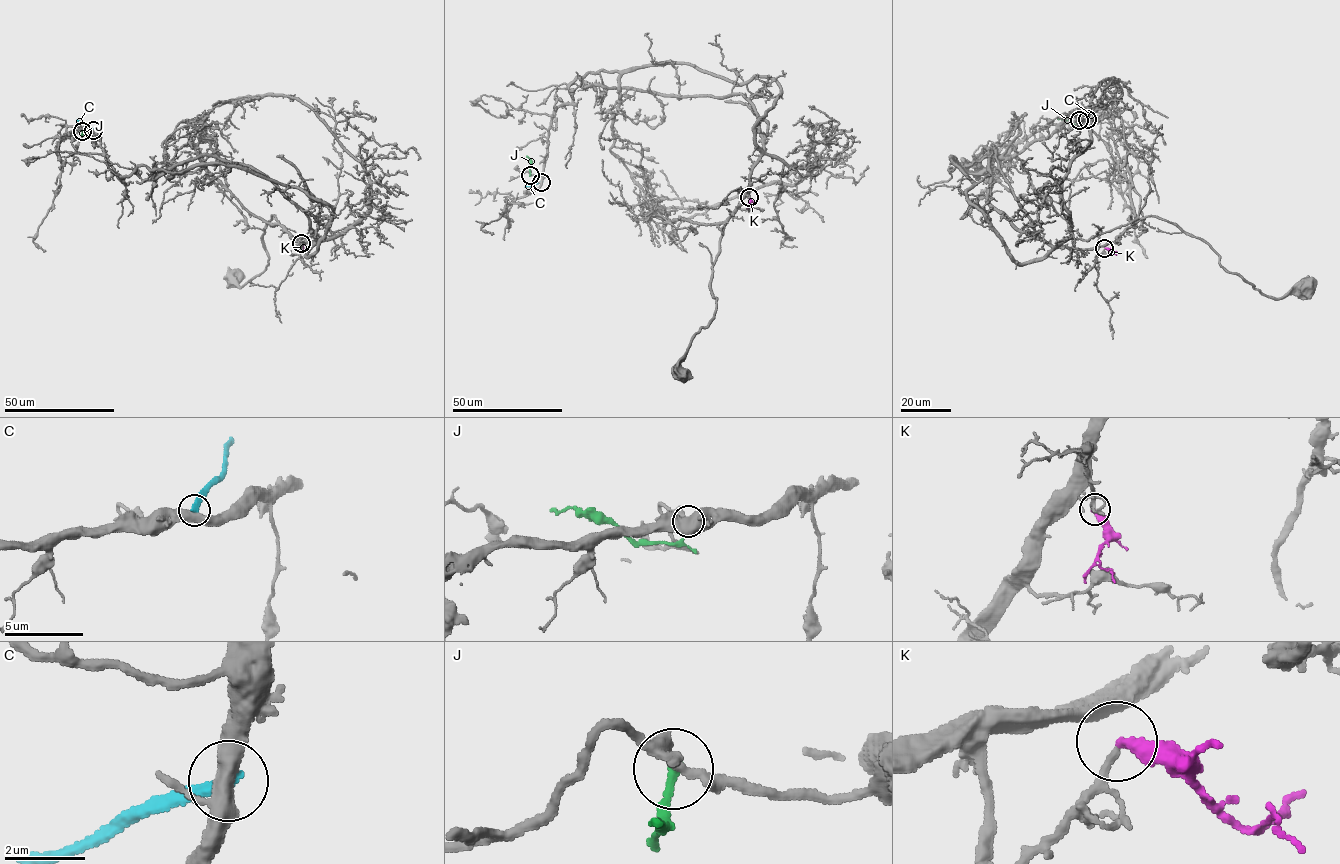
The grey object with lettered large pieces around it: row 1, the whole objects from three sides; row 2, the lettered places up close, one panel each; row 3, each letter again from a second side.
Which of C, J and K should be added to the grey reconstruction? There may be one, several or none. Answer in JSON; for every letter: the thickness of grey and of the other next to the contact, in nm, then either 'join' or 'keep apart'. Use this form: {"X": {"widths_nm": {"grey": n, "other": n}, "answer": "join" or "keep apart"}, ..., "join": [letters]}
{"C": {"widths_nm": {"grey": 400, "other": 280}, "answer": "keep apart"}, "J": {"widths_nm": {"grey": 280, "other": 240}, "answer": "keep apart"}, "K": {"widths_nm": {"grey": 140, "other": 380}, "answer": "join"}, "join": ["K"]}

